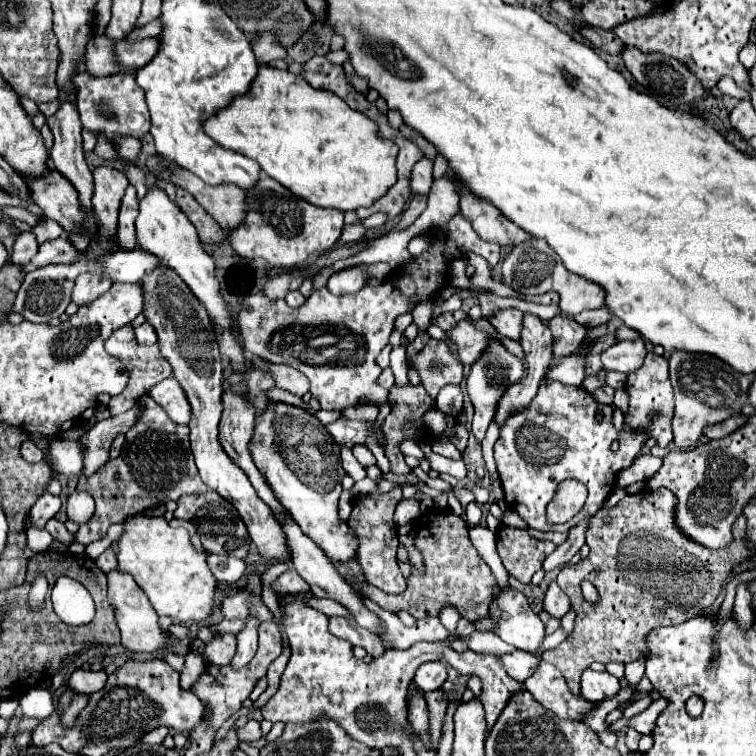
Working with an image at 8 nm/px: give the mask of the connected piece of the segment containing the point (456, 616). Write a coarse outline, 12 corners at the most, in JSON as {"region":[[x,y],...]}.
{"region":[[447,605],[438,617],[449,631],[455,631],[461,618],[453,605]]}

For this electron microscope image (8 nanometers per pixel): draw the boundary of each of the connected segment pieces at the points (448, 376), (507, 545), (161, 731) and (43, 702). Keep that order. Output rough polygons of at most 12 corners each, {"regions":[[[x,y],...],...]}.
{"regions":[[[419,333],[407,347],[431,397],[459,385],[463,365],[443,341]],[[501,525],[497,555],[521,583],[555,549],[525,529]],[[167,727],[145,733],[135,745],[157,745],[165,739]],[[37,687],[21,699],[25,717],[47,719],[53,713],[53,695]]]}

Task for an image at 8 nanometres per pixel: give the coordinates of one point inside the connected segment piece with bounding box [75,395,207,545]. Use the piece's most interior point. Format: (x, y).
(157, 466)

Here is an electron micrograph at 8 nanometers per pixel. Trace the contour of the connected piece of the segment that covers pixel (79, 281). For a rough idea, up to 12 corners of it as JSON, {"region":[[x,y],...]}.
{"region":[[83,273],[75,279],[73,301],[91,303],[111,281],[105,275]]}

